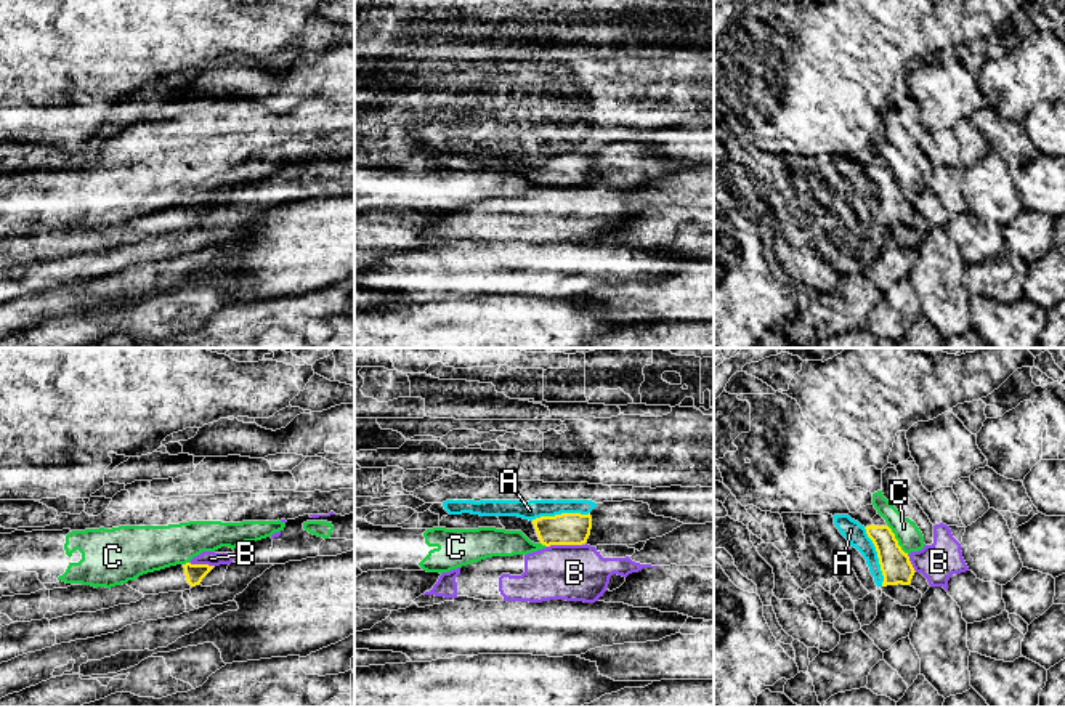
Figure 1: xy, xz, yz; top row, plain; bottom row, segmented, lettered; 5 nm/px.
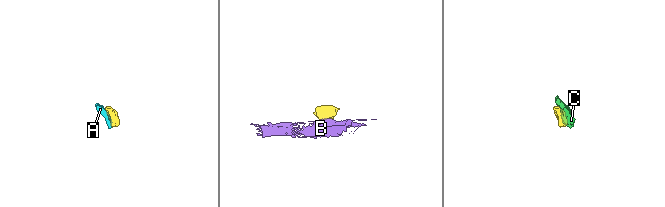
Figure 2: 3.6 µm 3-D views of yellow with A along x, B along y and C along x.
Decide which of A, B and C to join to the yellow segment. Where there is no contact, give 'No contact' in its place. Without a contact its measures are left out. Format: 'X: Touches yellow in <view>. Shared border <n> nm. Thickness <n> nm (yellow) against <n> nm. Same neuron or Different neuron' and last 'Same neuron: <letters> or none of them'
A: Touches yellow in yz. Shared border 320 nm. Thickness 150 nm (yellow) against 100 nm. Same neuron
B: Touches yellow in xz. Shared border 180 nm. Thickness 160 nm (yellow) against 280 nm. Different neuron
C: Touches yellow in yz. Shared border 190 nm. Thickness 150 nm (yellow) against 120 nm. Different neuron
Same neuron: A

